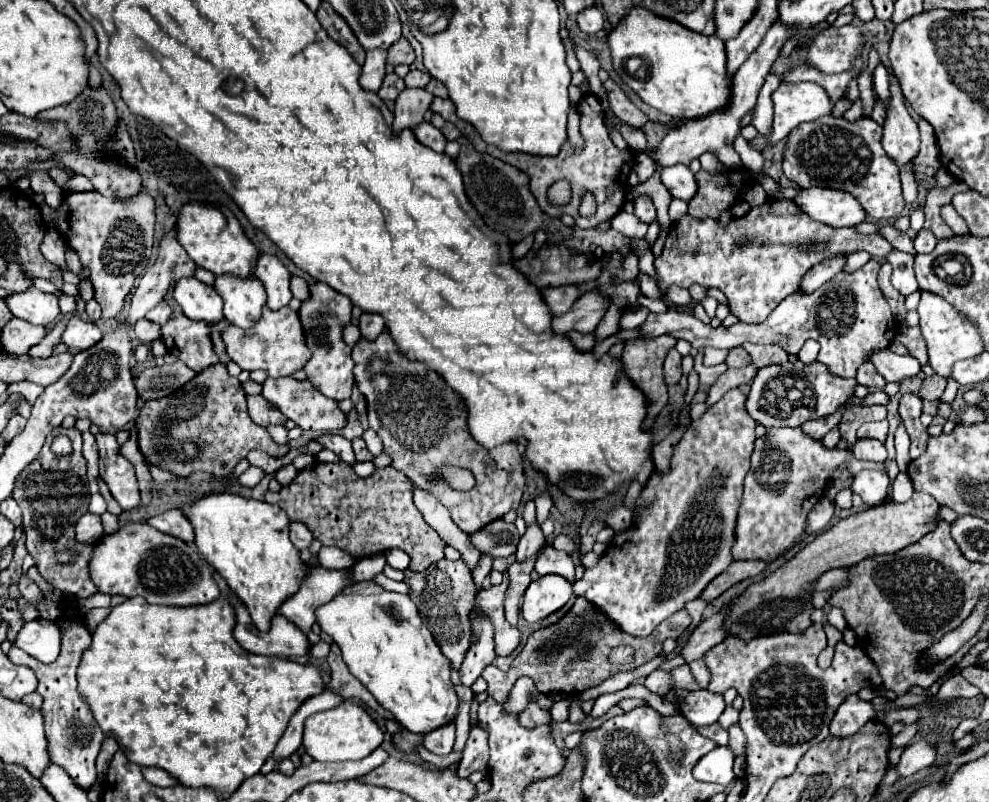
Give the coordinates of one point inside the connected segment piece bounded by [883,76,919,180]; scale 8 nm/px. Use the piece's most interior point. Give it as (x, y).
(900, 135)

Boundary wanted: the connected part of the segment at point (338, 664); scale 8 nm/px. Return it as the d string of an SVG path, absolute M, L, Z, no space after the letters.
M331 644L331 654L327 658L329 666L331 666L331 684L329 684L329 690L339 694L341 698L357 698L361 702L365 702L369 708L373 708L379 716L385 716L385 718L393 718L387 710L383 710L377 700L369 694L369 690L349 672L347 664L343 662L341 658L341 650L337 644Z

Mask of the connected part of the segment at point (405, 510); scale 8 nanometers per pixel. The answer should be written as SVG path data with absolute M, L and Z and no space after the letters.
M315 462L309 468L301 470L297 478L289 486L283 486L277 494L269 492L265 500L281 506L293 522L303 522L323 546L337 546L355 558L367 558L367 556L383 554L391 548L401 548L411 556L413 572L421 572L429 568L433 562L443 558L445 542L421 518L421 512L413 504L413 482L405 474L393 468L377 468L373 476L359 478L355 472L351 472L349 466L345 466L345 462L337 462L337 464Z

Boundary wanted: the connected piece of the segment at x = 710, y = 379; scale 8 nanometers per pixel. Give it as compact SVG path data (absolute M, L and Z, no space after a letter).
M697 354L697 356L695 356L695 370L699 372L701 386L709 388L709 386L713 386L713 382L717 380L717 376L721 376L721 374L727 370L727 366L725 366L725 364L719 364L719 366L707 368L707 366L703 364L703 354Z

